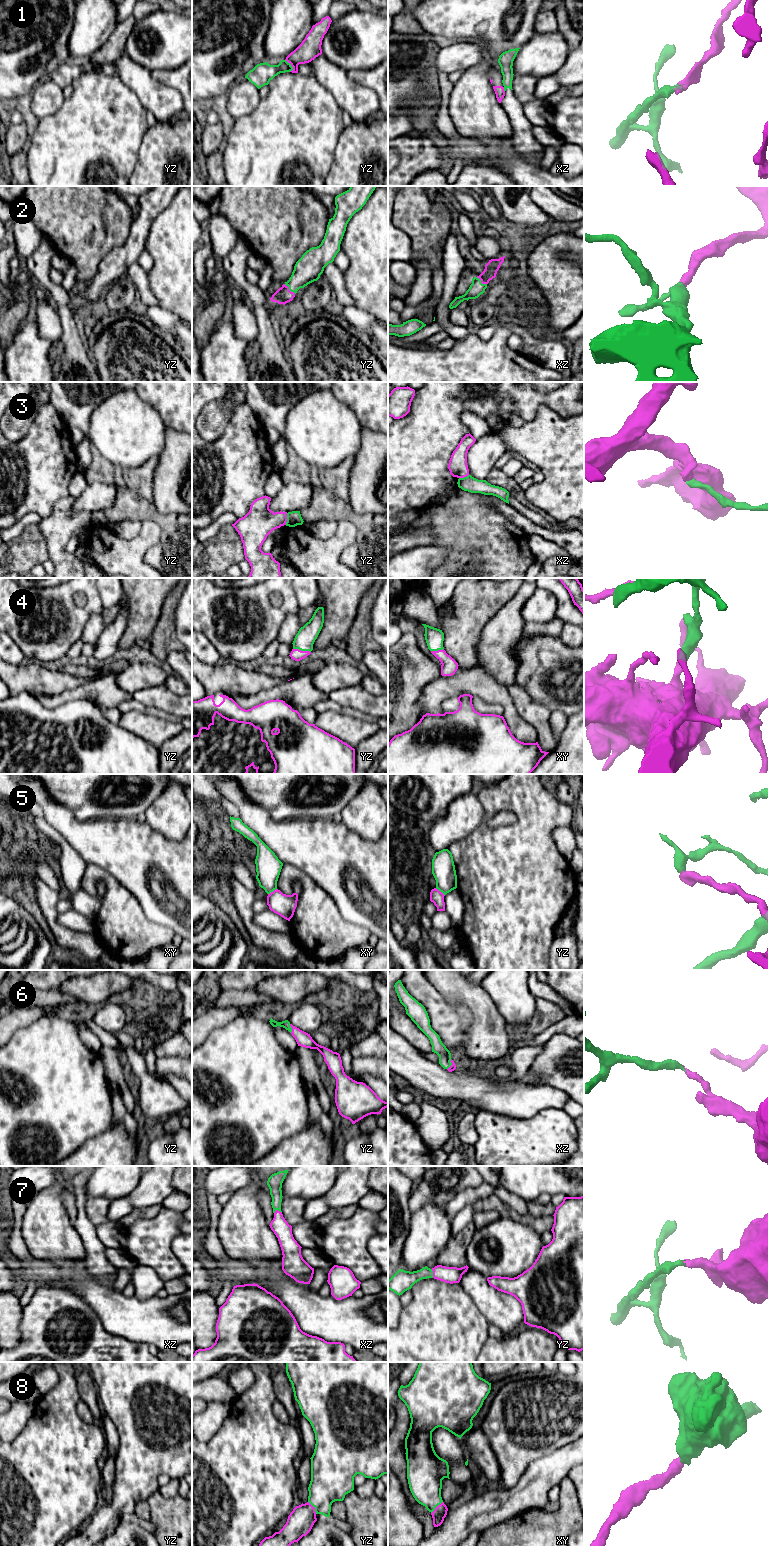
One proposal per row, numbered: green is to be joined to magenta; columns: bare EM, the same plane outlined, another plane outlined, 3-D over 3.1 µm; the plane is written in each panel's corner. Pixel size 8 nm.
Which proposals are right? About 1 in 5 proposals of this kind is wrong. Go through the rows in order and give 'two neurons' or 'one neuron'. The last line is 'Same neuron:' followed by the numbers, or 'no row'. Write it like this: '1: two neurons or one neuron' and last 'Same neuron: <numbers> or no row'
1: two neurons
2: one neuron
3: two neurons
4: one neuron
5: two neurons
6: one neuron
7: one neuron
8: one neuron
Same neuron: 2, 4, 6, 7, 8

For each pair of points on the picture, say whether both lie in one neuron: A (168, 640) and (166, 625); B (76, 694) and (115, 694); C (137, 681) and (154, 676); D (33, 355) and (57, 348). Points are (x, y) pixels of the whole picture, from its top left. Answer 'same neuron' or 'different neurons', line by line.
A: same neuron
B: same neuron
C: same neuron
D: different neurons

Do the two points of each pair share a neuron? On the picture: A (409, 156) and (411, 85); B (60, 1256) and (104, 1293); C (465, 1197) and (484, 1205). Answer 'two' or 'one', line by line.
A: two
B: two
C: two

